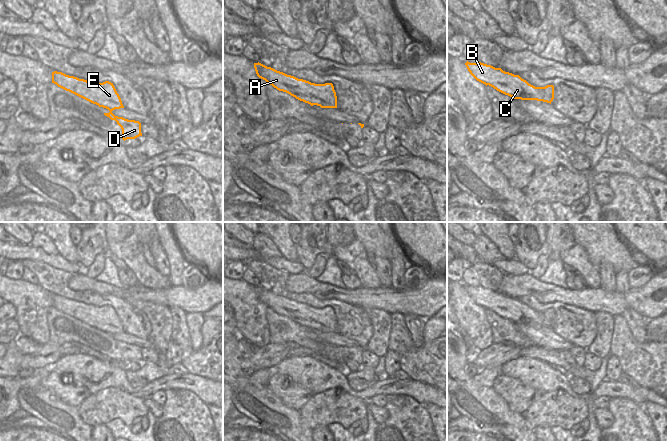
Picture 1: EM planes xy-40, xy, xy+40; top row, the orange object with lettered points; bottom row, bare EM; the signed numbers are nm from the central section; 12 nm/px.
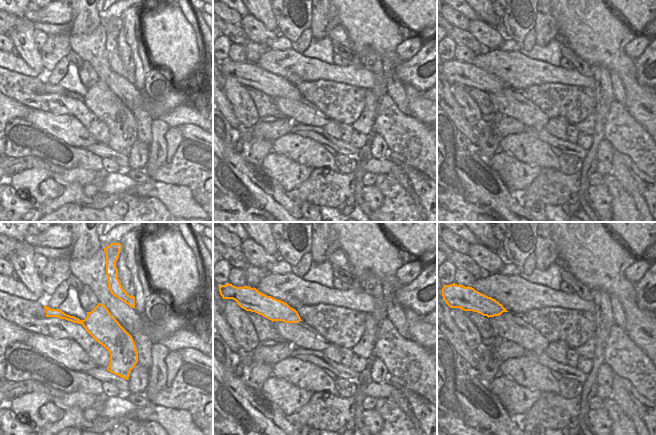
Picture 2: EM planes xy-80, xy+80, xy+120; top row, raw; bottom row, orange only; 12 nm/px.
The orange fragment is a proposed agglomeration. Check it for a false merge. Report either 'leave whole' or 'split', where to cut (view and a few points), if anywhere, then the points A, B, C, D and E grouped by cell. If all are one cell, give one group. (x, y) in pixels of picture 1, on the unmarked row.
split | xy (311, 307), (314, 310), (310, 316), (321, 324), (320, 329) | A B C / D E

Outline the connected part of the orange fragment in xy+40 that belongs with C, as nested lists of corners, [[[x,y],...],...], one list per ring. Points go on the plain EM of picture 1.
[[[467,285],[465,289],[470,298],[486,310],[489,309],[514,323],[541,325],[533,322],[536,319],[534,313],[541,311],[529,308],[519,299],[505,296],[501,292],[495,292],[481,286],[470,287]]]

